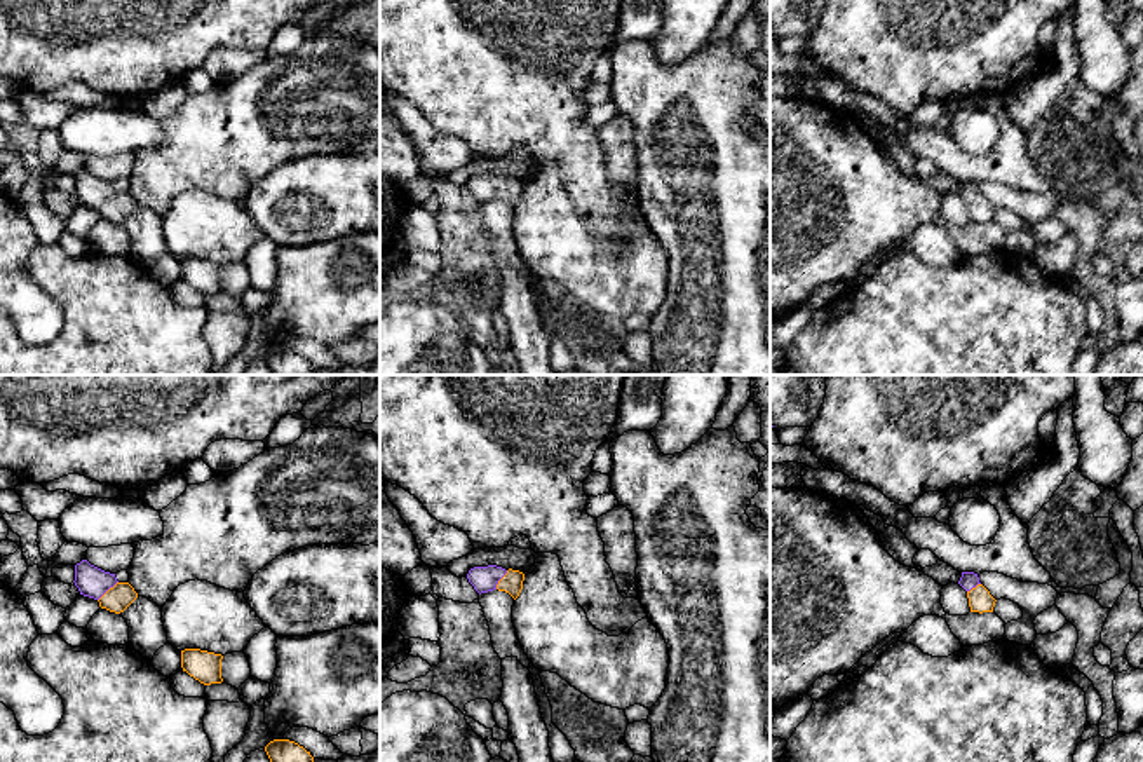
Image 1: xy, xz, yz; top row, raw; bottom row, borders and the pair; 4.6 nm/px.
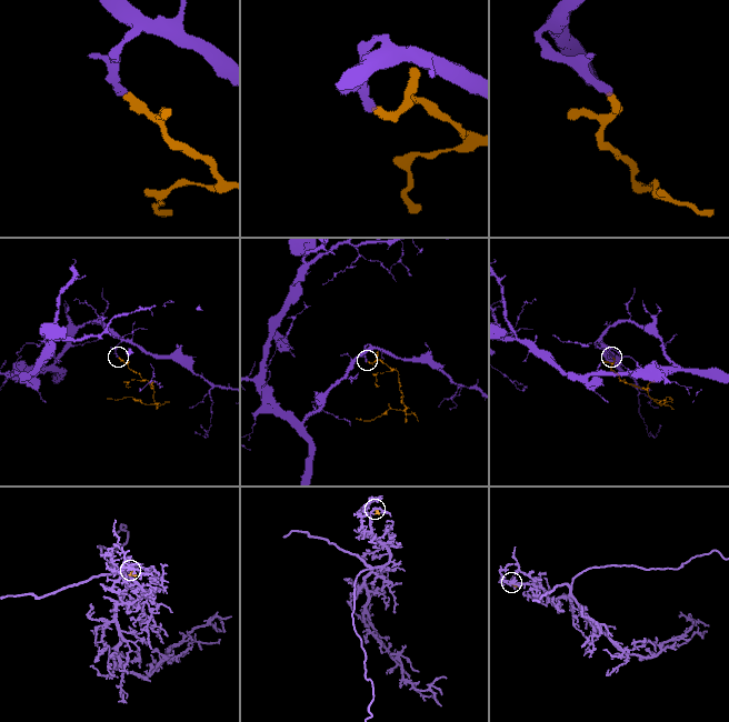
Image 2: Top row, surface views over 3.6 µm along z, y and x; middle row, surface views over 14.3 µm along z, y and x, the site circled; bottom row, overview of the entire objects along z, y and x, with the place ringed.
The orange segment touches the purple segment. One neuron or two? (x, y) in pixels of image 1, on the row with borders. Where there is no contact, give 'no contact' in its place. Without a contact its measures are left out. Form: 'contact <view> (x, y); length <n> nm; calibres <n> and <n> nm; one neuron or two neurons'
contact xy (107, 591); length 130 nm; calibres 120 and 140 nm; one neuron

